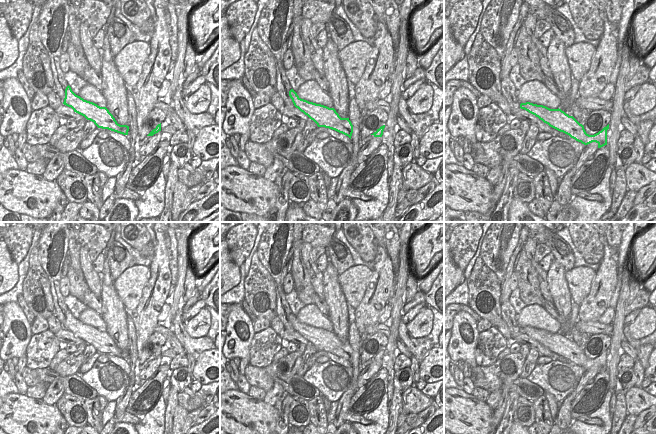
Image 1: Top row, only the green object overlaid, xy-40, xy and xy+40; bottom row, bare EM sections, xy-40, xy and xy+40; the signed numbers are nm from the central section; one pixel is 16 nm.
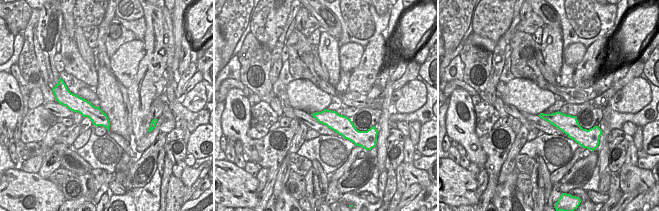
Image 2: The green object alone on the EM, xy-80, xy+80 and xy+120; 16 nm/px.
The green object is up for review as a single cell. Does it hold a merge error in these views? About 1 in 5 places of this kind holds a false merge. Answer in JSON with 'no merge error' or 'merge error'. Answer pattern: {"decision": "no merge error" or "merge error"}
{"decision": "no merge error"}

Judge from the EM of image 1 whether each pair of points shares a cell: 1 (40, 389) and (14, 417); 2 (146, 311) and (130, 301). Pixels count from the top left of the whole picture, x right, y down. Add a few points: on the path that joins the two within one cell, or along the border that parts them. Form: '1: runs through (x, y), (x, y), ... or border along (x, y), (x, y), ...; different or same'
1: border along (24, 394), (41, 399); different
2: border along (146, 283), (139, 303), (132, 311); different

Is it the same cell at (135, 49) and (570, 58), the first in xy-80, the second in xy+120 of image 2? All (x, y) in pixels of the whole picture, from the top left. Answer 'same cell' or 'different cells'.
same cell

